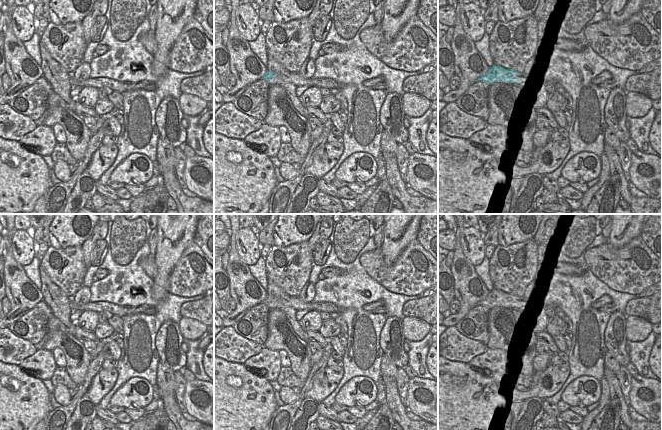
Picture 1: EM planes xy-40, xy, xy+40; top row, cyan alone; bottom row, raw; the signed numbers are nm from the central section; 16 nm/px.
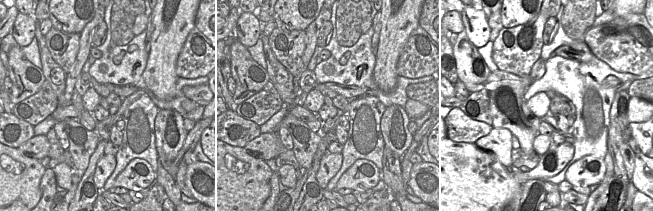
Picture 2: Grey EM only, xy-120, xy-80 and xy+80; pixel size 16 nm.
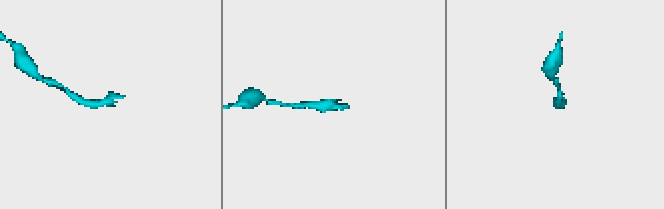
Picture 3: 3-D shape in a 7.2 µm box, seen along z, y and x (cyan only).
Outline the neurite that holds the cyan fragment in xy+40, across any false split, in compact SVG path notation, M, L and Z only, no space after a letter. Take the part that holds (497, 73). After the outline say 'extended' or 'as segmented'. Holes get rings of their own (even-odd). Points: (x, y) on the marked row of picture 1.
M493 65L487 72L479 77L476 82L485 82L488 85L494 84L494 81L505 83L519 83L520 85L526 85L532 77L528 77L524 73L519 73L504 67Z; extended

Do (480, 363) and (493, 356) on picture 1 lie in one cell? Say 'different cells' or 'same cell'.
same cell

